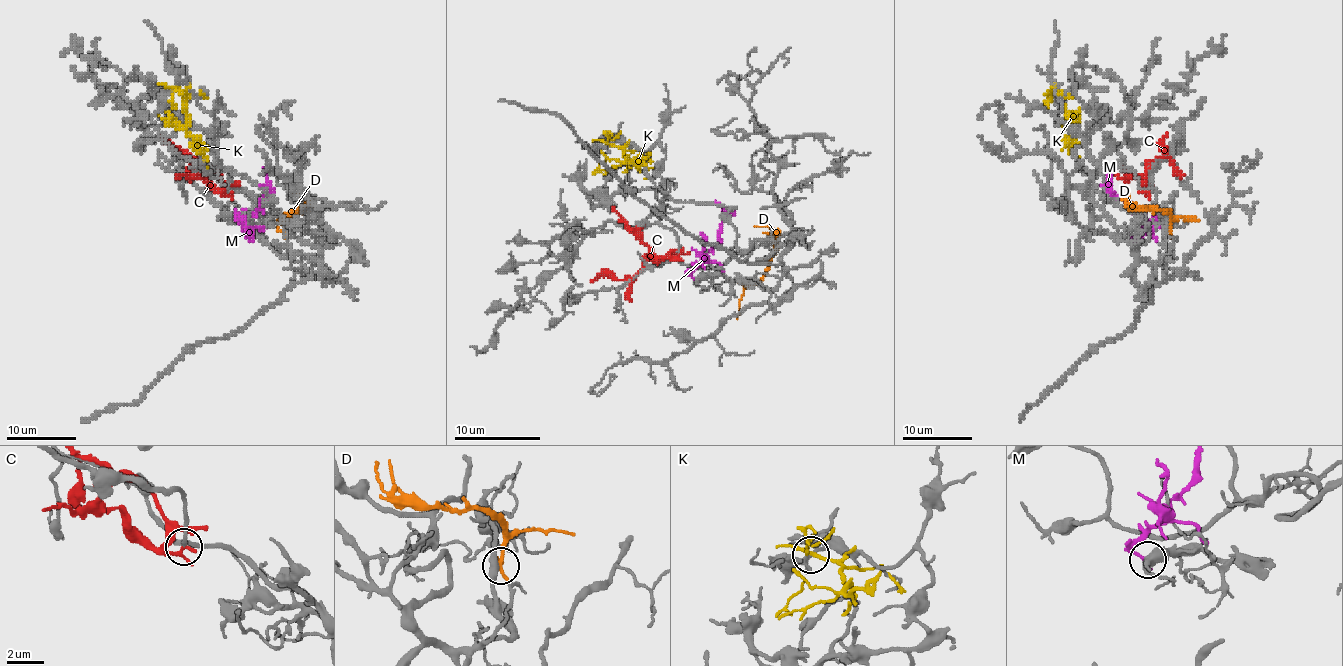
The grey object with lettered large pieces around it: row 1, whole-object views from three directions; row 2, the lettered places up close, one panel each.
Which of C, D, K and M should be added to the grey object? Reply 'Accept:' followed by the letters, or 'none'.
Accept: none

